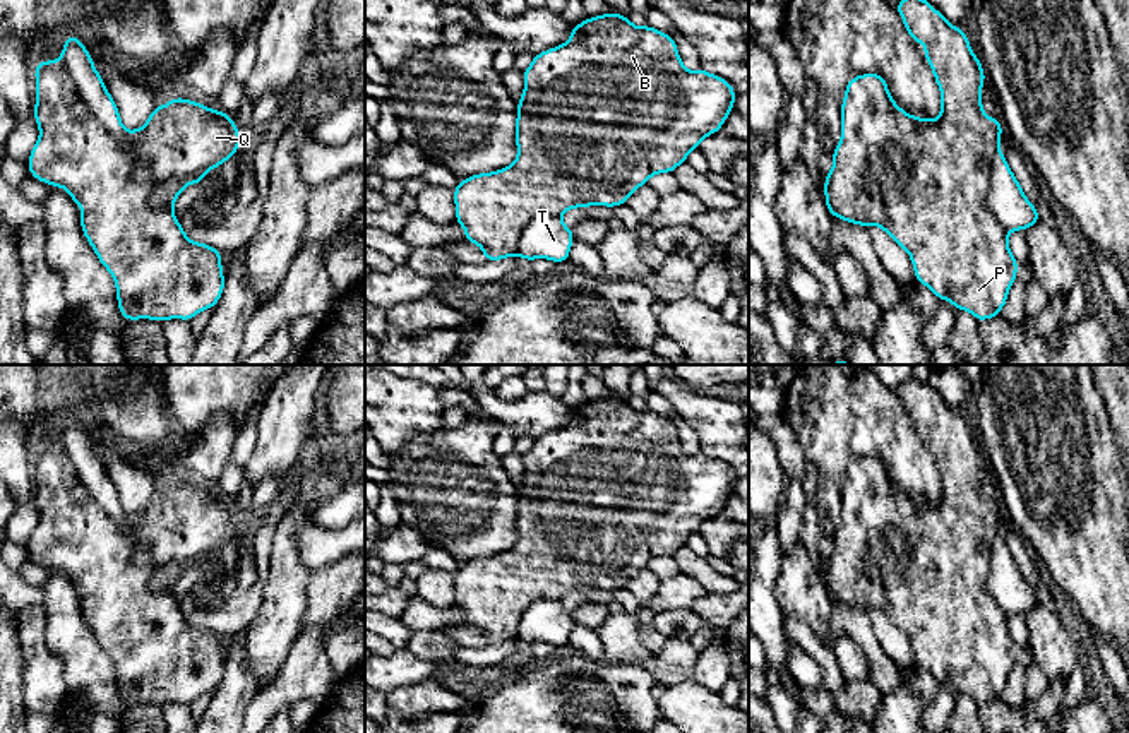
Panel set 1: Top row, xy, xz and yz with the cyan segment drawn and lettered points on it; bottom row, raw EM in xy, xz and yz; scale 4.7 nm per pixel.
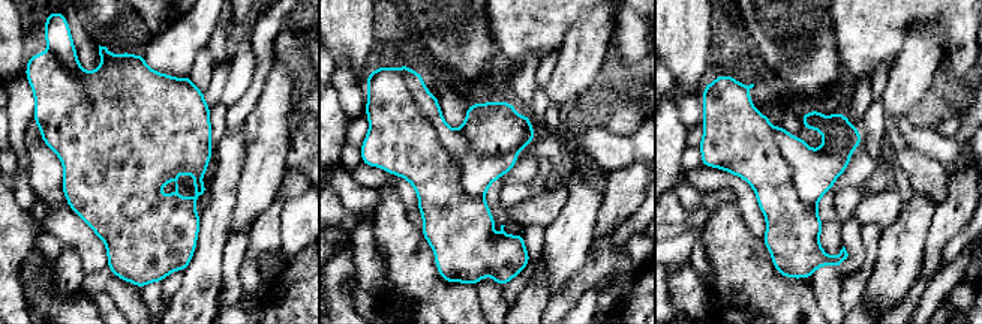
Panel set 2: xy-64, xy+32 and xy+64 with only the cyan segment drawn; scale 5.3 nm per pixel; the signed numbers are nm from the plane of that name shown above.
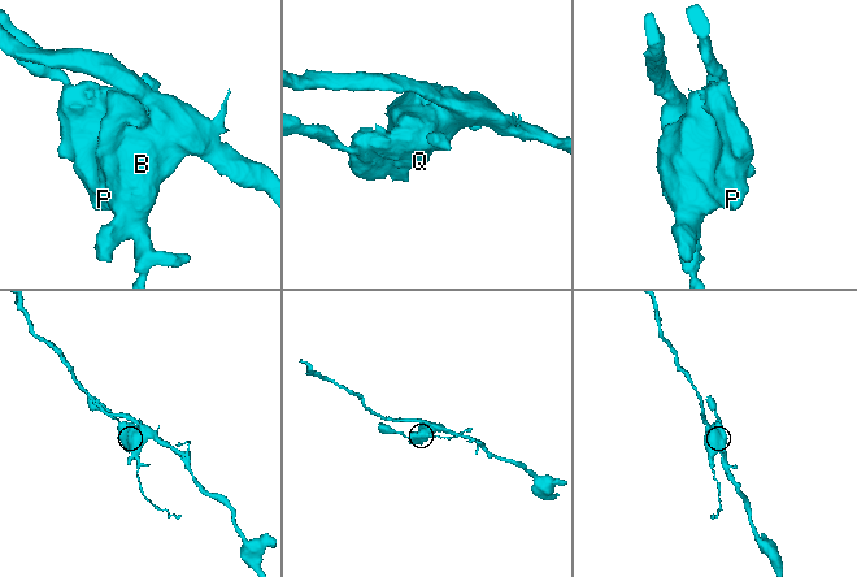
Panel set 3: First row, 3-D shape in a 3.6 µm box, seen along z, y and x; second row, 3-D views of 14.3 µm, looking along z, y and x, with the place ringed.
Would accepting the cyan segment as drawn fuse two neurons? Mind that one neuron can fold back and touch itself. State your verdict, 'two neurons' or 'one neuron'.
two neurons

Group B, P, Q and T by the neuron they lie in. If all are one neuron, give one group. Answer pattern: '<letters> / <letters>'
B P Q / T

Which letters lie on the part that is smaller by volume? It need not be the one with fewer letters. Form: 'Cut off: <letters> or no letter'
Cut off: T

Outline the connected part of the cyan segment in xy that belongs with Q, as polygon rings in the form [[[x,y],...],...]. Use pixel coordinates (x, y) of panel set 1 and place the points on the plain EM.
[[[60,444],[36,445],[36,490],[34,504],[39,522],[31,534],[27,551],[31,558],[51,570],[65,572],[74,587],[82,591],[81,610],[99,646],[115,661],[118,692],[123,702],[168,702],[190,704],[206,692],[214,692],[224,673],[221,634],[206,627],[190,625],[176,605],[173,591],[154,593],[149,579],[154,570],[171,562],[204,558],[228,545],[242,529],[236,507],[223,493],[176,481],[164,490],[154,490],[147,505],[115,522],[87,493],[72,461]]]

